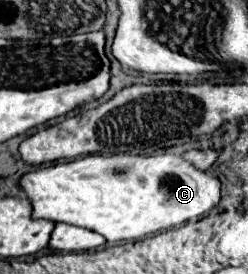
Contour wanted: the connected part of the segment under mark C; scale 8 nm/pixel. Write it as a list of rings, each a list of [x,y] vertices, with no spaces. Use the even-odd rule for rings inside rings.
[[[86,155],[68,163],[42,167],[22,177],[20,181],[26,197],[32,201],[36,219],[50,219],[56,223],[70,223],[92,229],[108,239],[108,243],[138,241],[156,233],[174,229],[212,211],[222,201],[222,183],[212,175],[198,171],[180,155]]]

